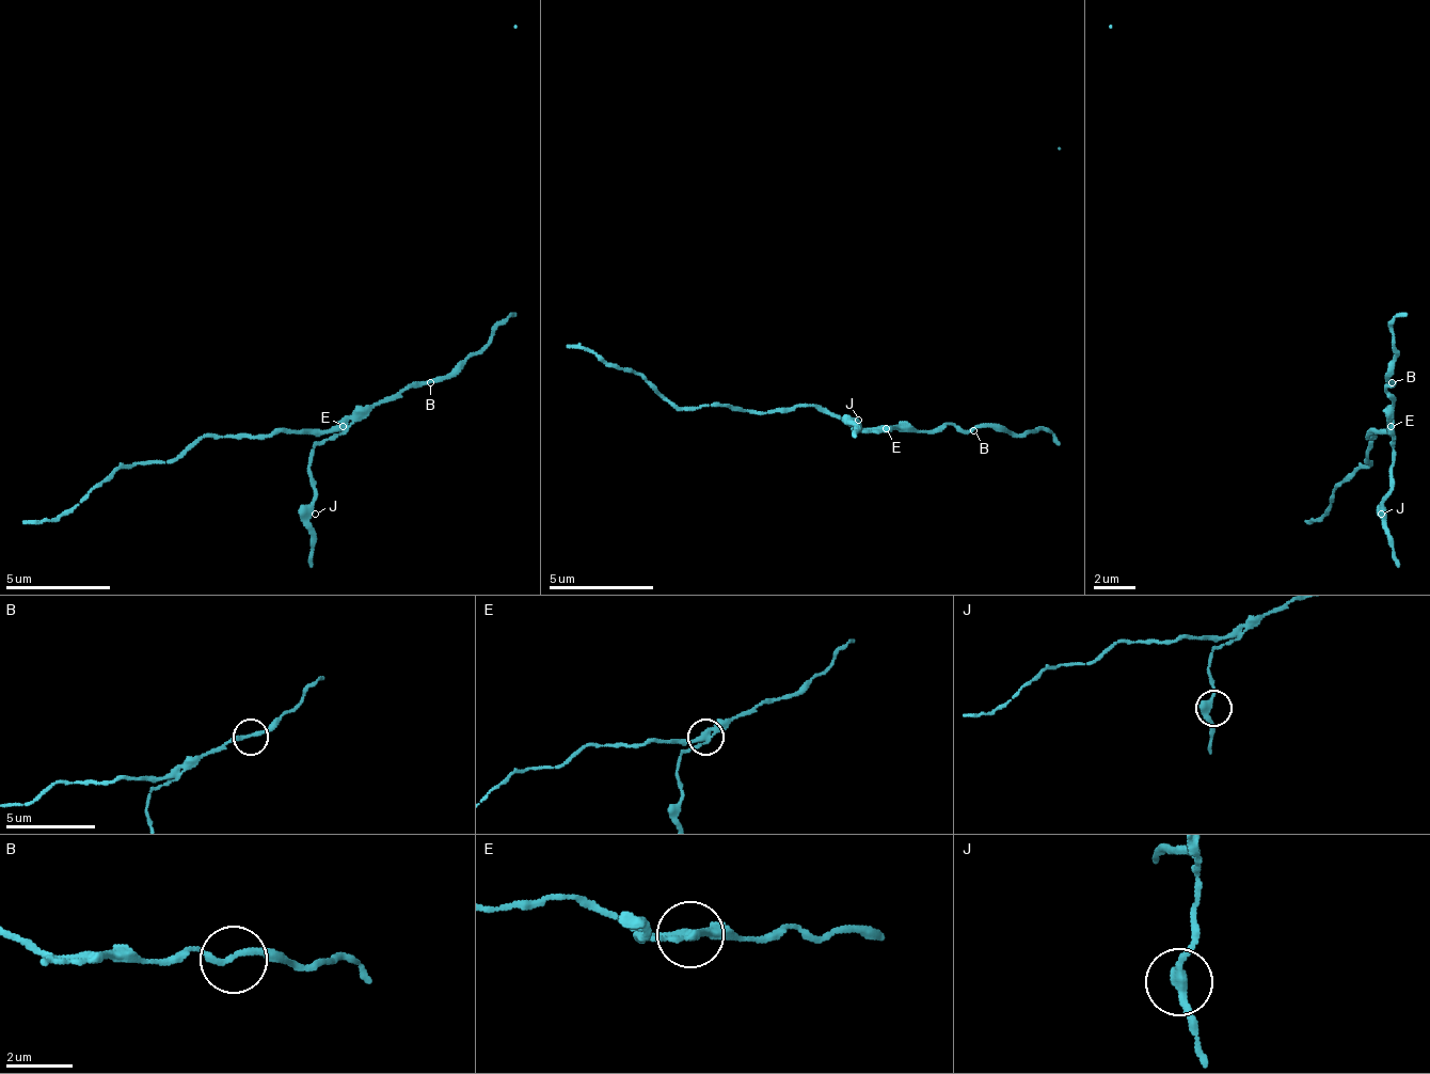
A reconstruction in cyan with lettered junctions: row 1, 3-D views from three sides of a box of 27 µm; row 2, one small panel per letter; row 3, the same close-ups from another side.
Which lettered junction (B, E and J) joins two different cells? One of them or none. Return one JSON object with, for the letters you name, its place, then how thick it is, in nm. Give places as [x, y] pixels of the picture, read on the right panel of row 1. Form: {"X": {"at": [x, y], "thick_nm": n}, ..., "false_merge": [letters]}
{"E": {"at": [1391, 426], "thick_nm": 320}, "false_merge": ["E"]}

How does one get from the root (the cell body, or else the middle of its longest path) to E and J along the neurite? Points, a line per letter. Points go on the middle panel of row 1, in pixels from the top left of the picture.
E: (973, 425), (969, 430), (958, 430), (953, 425), (937, 425), (932, 430), (885, 430)
J: (973, 425), (969, 430), (958, 430), (953, 425), (937, 425), (932, 430), (854, 430), (858, 420)

